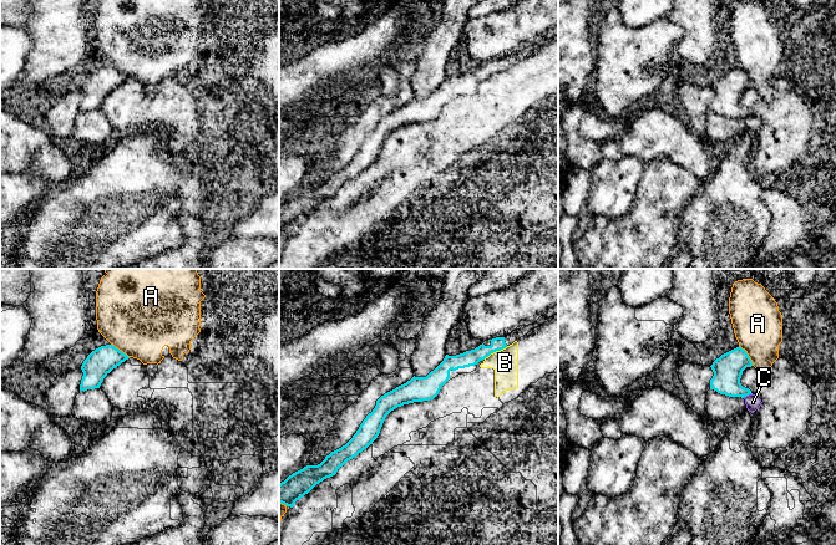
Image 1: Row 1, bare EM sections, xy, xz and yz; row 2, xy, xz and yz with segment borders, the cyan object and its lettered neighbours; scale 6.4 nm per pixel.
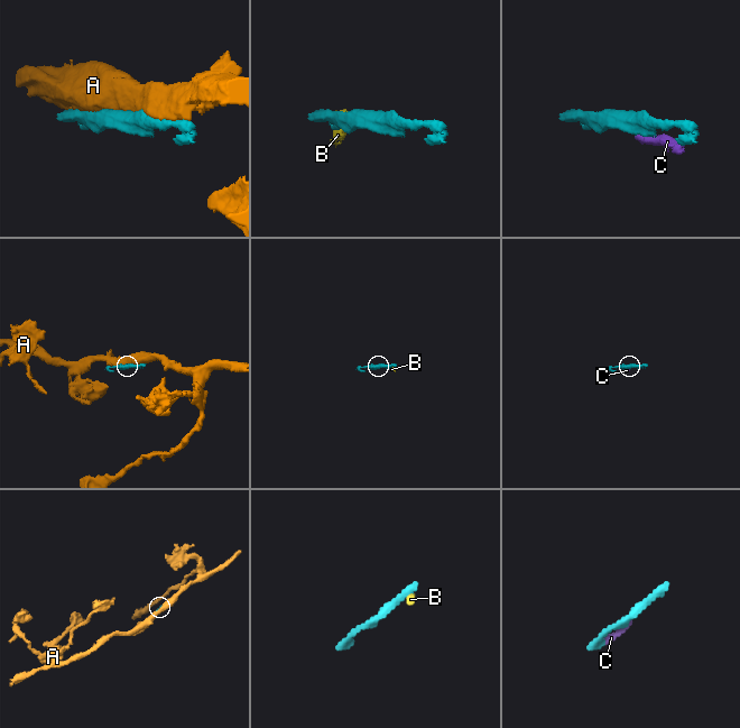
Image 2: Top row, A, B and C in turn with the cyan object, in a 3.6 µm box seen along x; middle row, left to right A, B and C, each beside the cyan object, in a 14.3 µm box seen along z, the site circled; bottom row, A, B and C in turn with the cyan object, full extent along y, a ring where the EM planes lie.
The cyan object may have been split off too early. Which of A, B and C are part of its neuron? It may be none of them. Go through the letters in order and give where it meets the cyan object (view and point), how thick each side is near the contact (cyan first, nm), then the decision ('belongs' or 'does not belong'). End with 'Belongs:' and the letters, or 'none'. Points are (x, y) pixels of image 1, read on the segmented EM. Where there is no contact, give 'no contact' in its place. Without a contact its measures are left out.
A: yz (746, 355) | 190/320 nm | does not belong
B: xz (495, 351) | 100/170 nm | does not belong
C: yz (746, 395) | 190/100 nm | does not belong
Belongs: none

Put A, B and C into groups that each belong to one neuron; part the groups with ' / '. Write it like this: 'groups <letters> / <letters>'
groups A / B / C

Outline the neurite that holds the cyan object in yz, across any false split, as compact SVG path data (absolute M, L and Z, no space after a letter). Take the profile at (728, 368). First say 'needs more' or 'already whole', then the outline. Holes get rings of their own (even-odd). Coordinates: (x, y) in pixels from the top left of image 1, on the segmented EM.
already whole; M741 347L721 355L710 366L714 372L710 380L710 389L729 397L744 398L753 394L749 388L743 387L740 383L743 371L751 366L753 362L750 357Z

